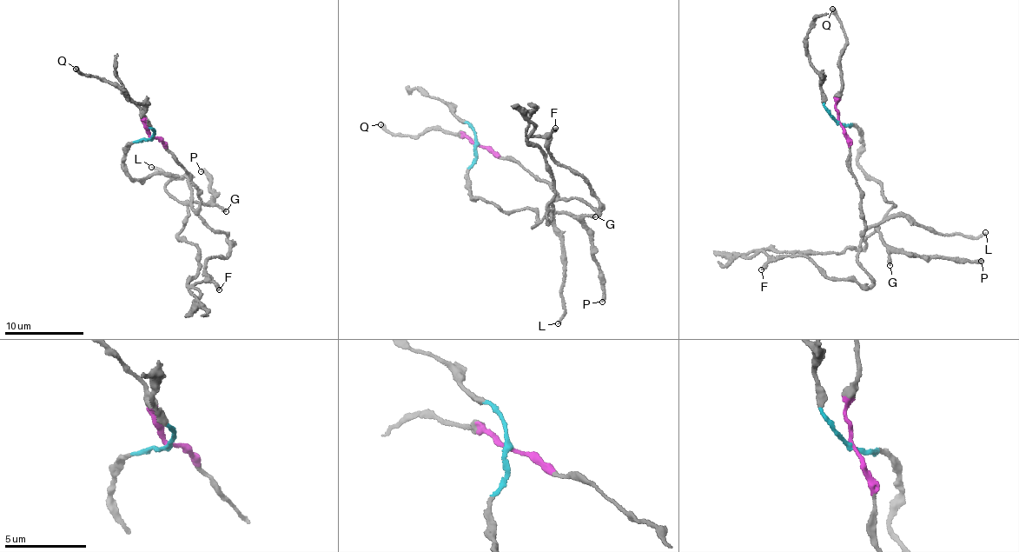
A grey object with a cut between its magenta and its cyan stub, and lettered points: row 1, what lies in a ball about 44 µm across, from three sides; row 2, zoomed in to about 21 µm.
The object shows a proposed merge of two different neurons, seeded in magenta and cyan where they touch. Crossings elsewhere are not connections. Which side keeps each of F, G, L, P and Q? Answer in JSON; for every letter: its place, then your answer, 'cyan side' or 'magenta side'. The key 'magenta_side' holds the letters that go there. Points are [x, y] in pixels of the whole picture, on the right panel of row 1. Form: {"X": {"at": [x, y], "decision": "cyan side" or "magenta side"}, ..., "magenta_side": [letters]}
{"F": {"at": [761, 269], "decision": "magenta side"}, "G": {"at": [889, 265], "decision": "cyan side"}, "L": {"at": [985, 232], "decision": "magenta side"}, "P": {"at": [981, 261], "decision": "cyan side"}, "Q": {"at": [832, 9], "decision": "magenta side"}, "magenta_side": ["F", "L", "Q"]}

